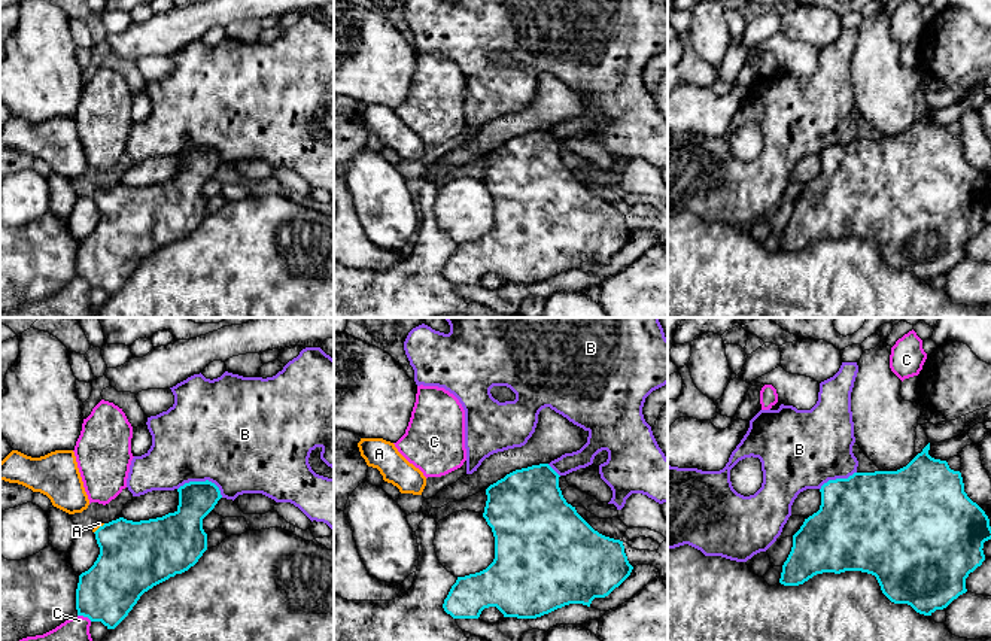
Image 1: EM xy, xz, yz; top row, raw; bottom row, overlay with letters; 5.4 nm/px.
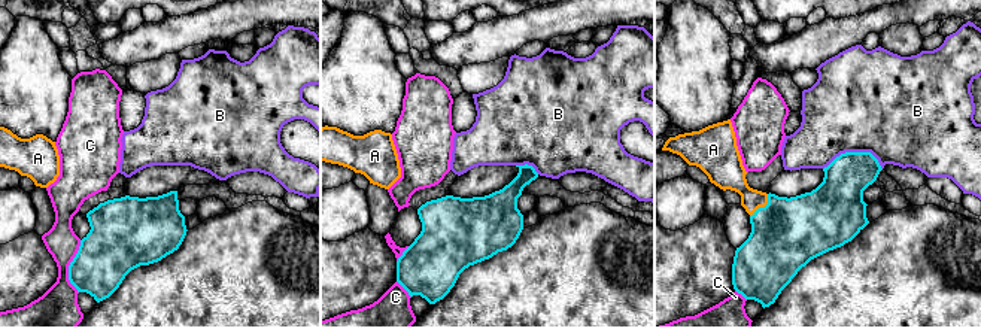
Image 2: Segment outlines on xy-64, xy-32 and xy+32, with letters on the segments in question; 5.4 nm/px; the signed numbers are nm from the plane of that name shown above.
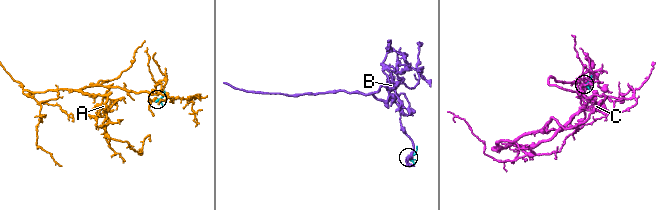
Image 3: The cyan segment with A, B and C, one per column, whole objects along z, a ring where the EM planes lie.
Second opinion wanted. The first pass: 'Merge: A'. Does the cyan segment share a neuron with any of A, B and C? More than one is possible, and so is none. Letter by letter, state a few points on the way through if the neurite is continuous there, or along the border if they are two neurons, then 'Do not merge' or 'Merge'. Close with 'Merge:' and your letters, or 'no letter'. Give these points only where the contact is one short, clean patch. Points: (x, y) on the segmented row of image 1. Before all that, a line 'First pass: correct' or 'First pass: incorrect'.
First pass: correct
A: Path across: xy (134, 556), (118, 540), (99, 528), (99, 523). Merge
B: Do not merge
C: Do not merge
Merge: A

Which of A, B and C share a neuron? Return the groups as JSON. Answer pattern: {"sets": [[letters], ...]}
{"sets": [["A"], ["B"], ["C"]]}

